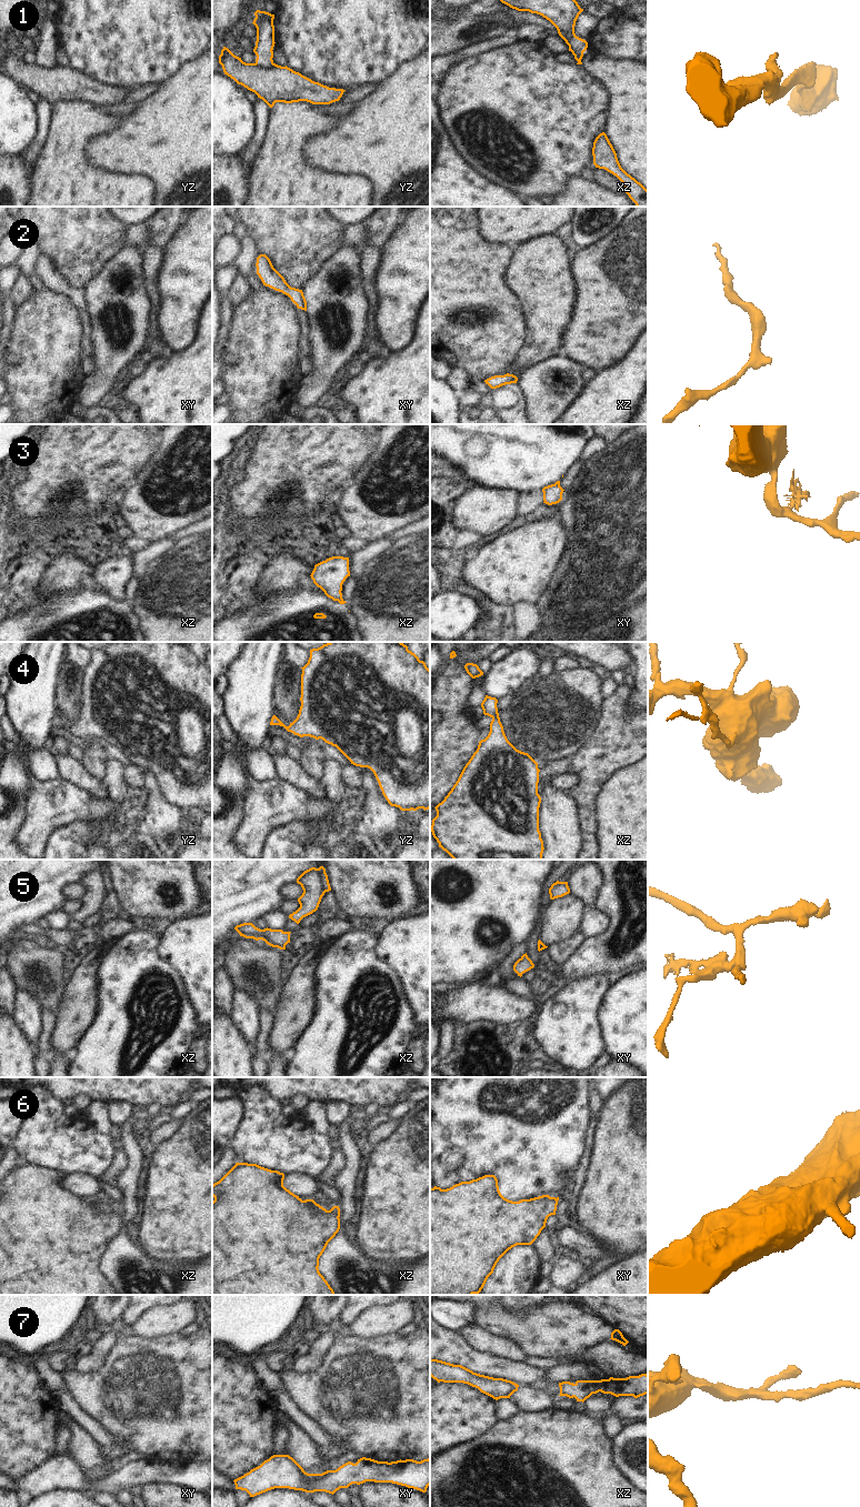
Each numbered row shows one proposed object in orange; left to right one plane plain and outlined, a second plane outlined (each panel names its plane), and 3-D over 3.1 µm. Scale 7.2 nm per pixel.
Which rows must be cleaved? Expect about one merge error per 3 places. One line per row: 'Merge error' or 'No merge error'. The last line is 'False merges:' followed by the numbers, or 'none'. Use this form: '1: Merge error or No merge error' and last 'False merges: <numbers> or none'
1: Merge error
2: No merge error
3: Merge error
4: No merge error
5: No merge error
6: No merge error
7: No merge error
False merges: 1, 3

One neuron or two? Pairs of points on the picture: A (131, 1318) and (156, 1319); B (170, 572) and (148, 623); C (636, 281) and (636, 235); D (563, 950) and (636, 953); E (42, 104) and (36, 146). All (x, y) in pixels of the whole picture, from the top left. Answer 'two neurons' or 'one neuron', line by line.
A: two neurons
B: one neuron
C: one neuron
D: two neurons
E: one neuron

